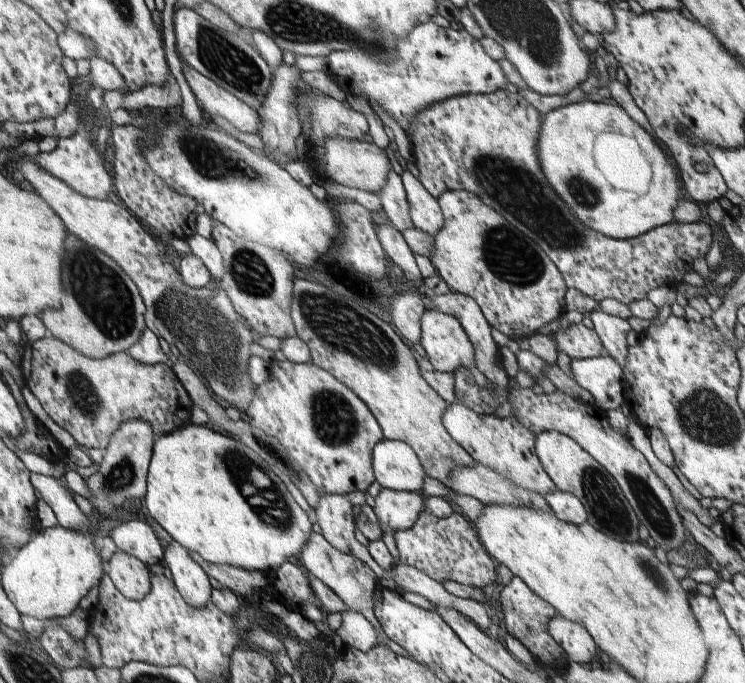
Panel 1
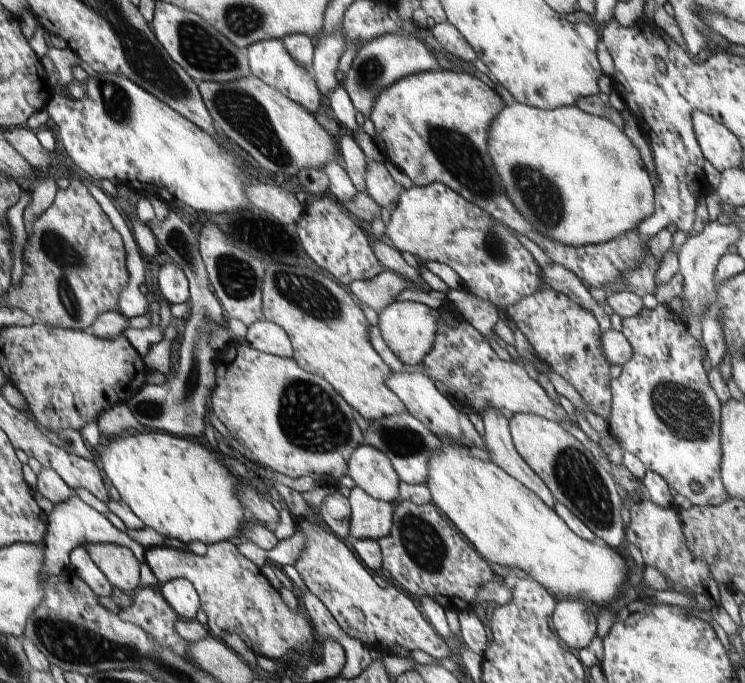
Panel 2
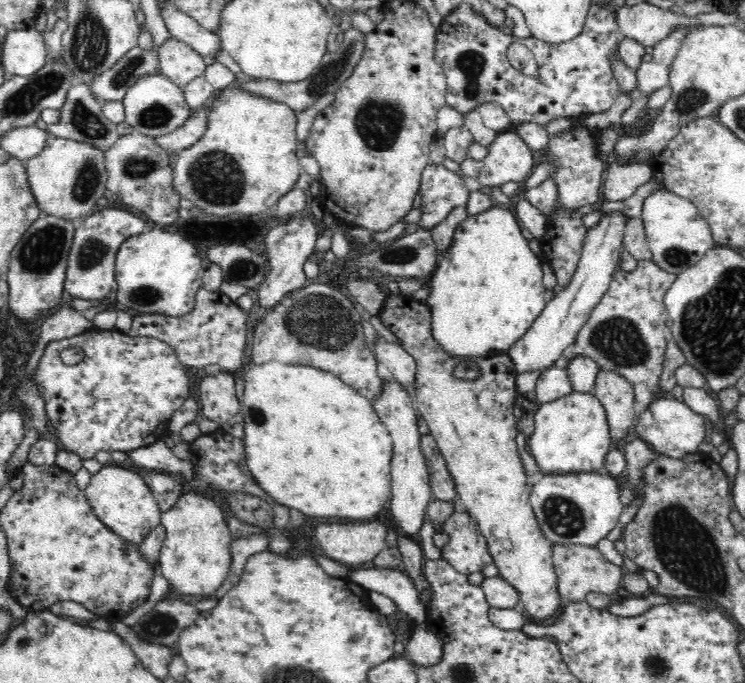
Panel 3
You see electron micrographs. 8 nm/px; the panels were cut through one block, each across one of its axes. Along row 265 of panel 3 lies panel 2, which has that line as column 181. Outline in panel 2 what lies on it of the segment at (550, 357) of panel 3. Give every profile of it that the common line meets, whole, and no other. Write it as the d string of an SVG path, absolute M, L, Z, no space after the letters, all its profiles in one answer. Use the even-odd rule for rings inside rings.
M176 578L173 581L159 585L166 602L173 607L180 619L186 621L196 619L200 609L200 598L194 584L186 578Z

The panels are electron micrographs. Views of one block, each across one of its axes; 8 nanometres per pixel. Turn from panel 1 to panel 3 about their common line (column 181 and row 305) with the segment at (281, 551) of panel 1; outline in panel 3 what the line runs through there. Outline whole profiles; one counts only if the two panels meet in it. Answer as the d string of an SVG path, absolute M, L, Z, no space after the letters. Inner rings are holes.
M496 201L489 209L478 214L468 215L455 226L452 244L446 248L446 252L440 258L437 258L436 272L433 272L429 282L430 294L426 302L431 314L432 335L448 355L456 355L456 360L470 358L474 361L480 357L493 355L494 352L508 353L508 349L527 331L531 322L541 313L543 306L547 303L544 299L546 288L542 284L543 261L530 249L528 241L520 232L517 217L510 210L500 208Z

